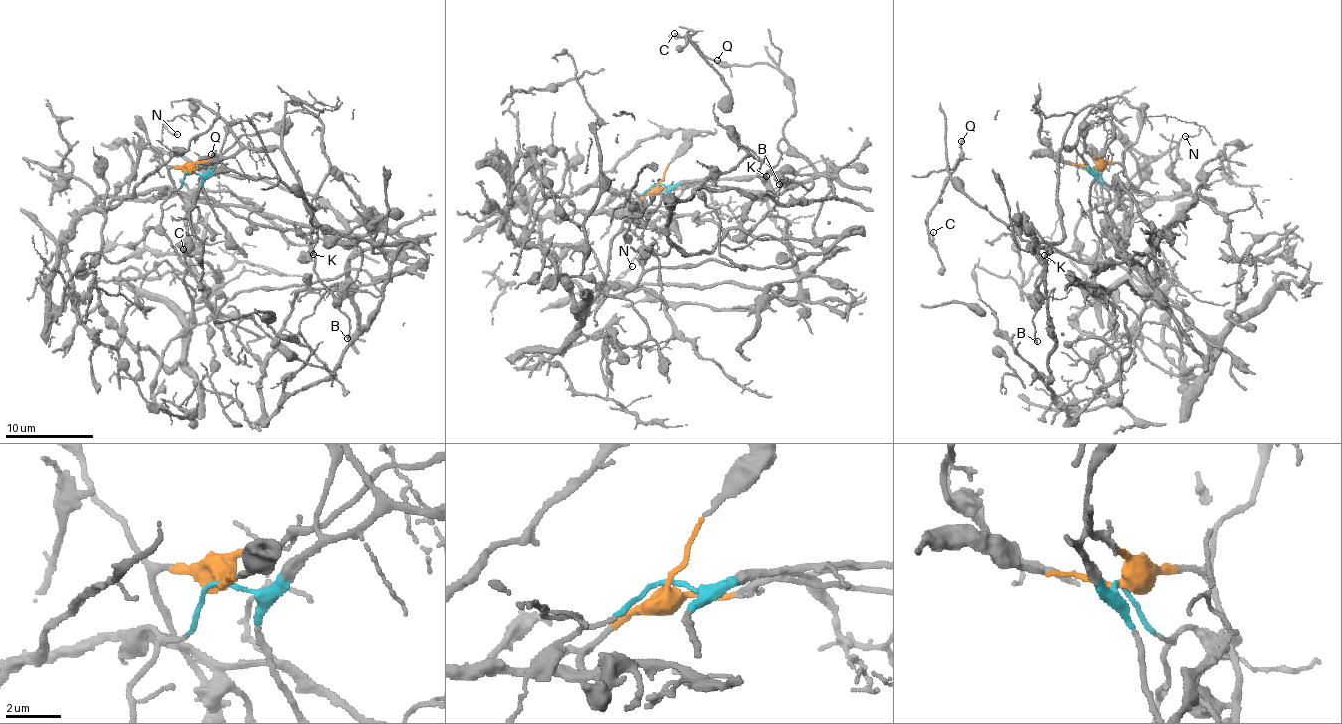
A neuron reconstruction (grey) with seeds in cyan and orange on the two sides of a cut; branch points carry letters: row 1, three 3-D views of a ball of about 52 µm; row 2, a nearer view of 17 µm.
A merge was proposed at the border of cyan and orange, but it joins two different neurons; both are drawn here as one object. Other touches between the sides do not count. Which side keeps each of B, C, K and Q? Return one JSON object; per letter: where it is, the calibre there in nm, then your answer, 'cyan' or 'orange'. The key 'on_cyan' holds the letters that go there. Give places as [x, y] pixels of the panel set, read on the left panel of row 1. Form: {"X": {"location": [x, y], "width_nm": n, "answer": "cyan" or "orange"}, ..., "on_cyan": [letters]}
{"B": {"location": [347, 338], "width_nm": 130, "answer": "cyan"}, "C": {"location": [183, 249], "width_nm": 110, "answer": "cyan"}, "K": {"location": [313, 254], "width_nm": 280, "answer": "cyan"}, "Q": {"location": [211, 154], "width_nm": 190, "answer": "cyan"}, "on_cyan": ["B", "C", "K", "Q"]}

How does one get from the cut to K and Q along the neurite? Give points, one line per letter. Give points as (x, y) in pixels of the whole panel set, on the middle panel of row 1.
K: (658, 184), (767, 178), (770, 190), (781, 192), (813, 184), (807, 190), (769, 171), (766, 175)
Q: (658, 184), (767, 178), (779, 194), (813, 175), (784, 133), (794, 103), (781, 72), (766, 63), (716, 60)

